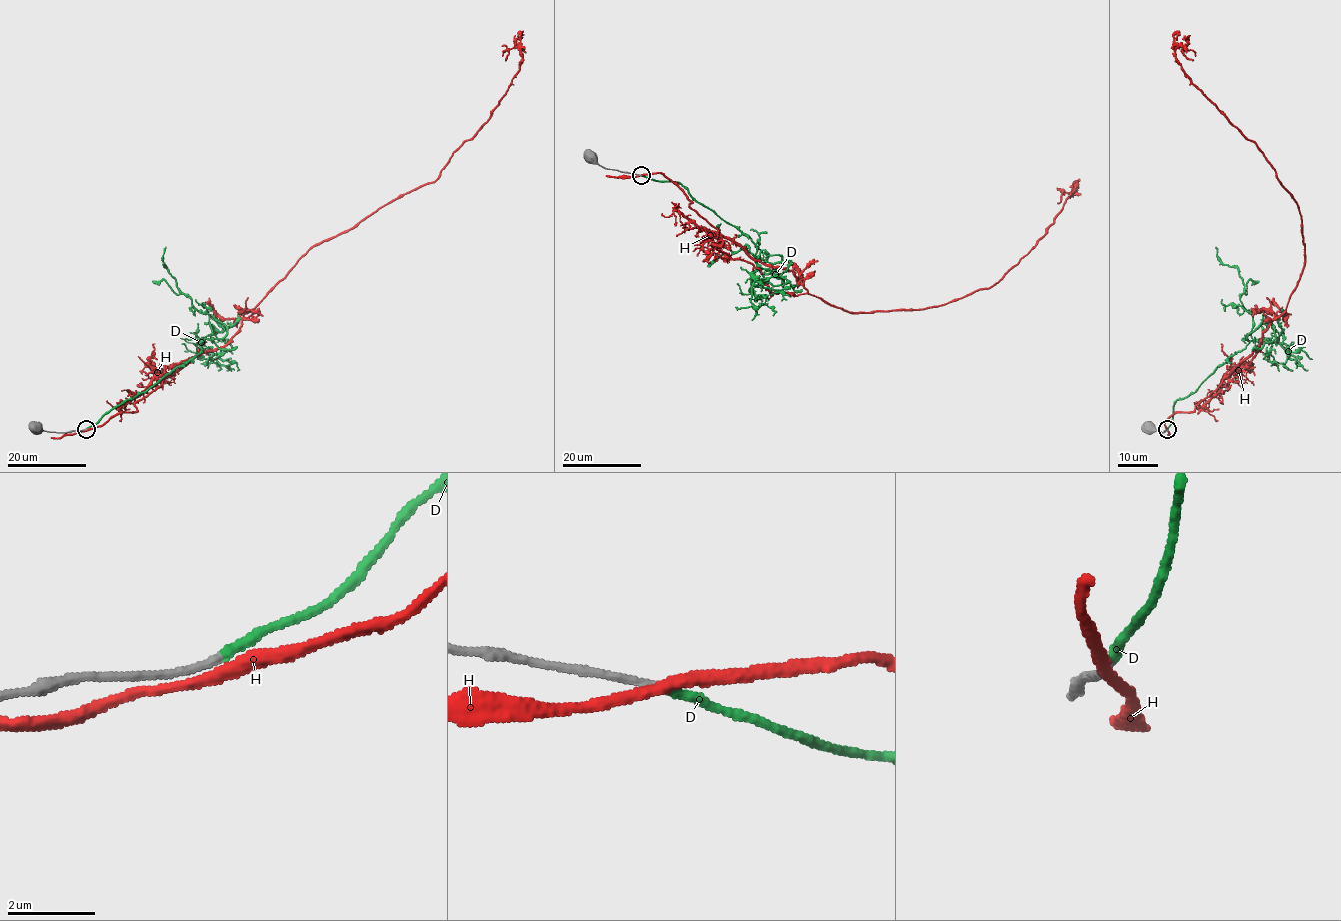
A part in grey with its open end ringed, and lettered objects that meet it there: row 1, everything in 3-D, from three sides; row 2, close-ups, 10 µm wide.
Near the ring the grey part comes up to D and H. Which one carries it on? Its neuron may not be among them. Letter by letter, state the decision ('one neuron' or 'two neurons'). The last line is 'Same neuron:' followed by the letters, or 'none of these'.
D: one neuron
H: two neurons
Same neuron: D

